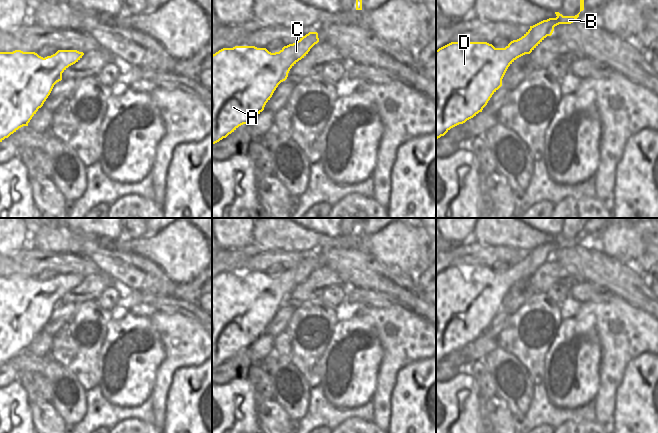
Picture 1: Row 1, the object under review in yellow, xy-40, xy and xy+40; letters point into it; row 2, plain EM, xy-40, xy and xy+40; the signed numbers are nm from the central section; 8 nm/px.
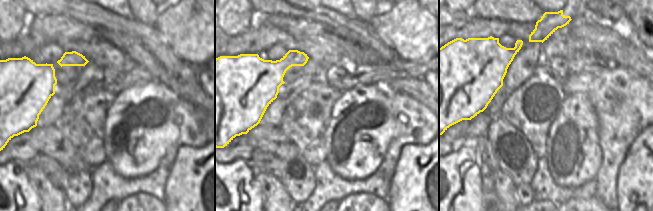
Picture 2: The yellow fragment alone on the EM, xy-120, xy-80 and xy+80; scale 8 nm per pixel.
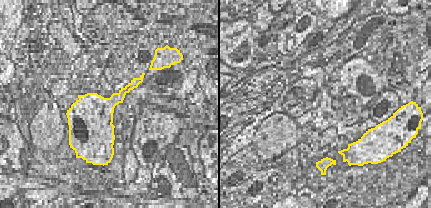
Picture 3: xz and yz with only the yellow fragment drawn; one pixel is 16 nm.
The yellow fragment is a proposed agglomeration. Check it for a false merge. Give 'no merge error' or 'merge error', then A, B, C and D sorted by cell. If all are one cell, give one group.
no merge error | A B C D

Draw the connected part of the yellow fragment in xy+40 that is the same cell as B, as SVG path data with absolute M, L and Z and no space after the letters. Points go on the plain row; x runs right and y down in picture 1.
M555 236L556 242L549 242L543 244L533 250L519 263L511 265L505 272L495 272L492 268L487 266L451 266L438 274L436 274L436 364L441 360L444 360L451 352L465 347L467 344L476 340L479 336L482 336L483 332L487 329L492 319L502 310L502 303L508 293L508 291L519 281L530 278L547 260L551 260L554 251L559 248L571 248L579 241L580 236L575 240L563 240L559 236Z

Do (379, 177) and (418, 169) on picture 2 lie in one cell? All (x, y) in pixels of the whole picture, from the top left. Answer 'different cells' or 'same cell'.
different cells

